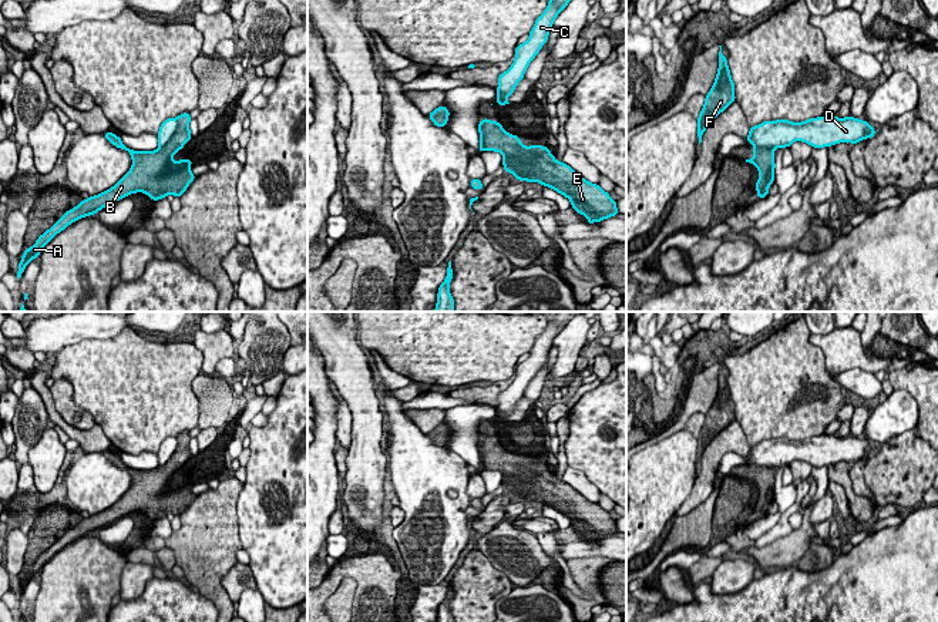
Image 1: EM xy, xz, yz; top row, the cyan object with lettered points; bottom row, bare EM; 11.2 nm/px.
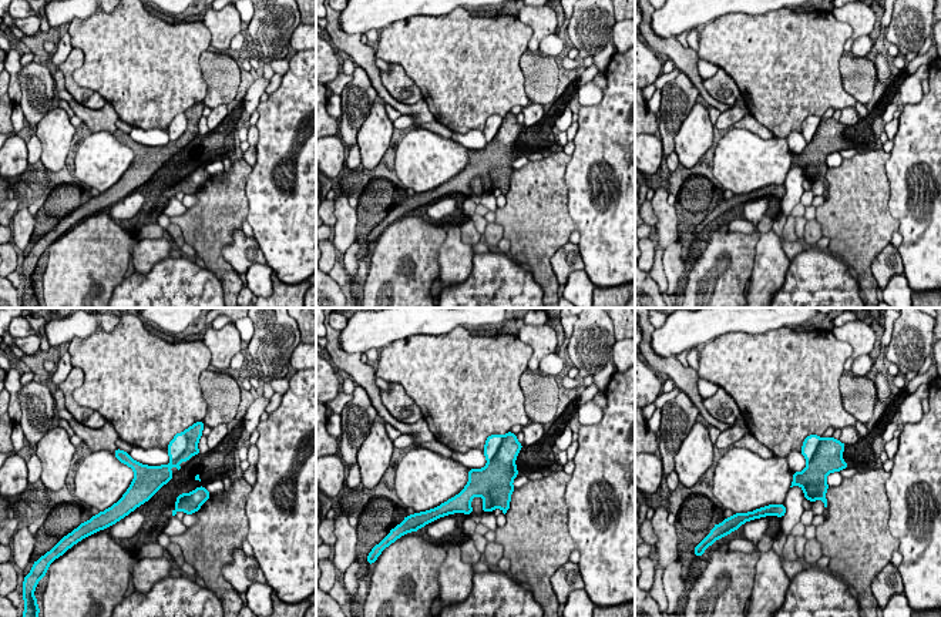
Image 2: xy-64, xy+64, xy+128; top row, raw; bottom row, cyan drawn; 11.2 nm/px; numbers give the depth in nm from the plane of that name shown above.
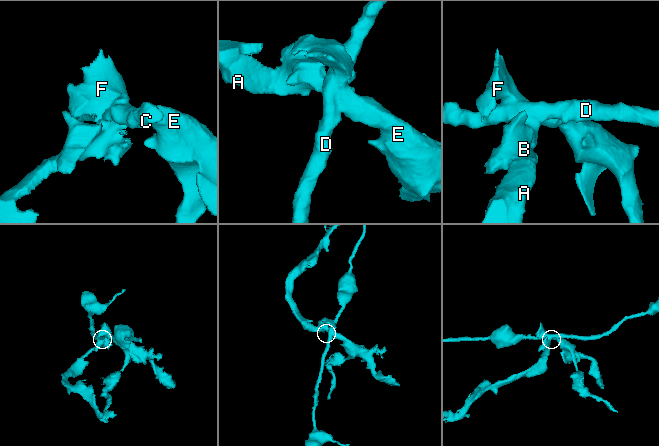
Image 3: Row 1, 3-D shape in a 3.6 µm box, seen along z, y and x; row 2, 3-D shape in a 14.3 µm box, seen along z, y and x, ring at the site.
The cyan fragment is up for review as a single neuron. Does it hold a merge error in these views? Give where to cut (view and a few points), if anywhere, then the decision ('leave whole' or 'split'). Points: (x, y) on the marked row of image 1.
cut in xy along (177, 118), (175, 133), (160, 147); split

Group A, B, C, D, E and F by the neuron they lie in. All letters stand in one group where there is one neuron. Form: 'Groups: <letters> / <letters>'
Groups: A B E F / C D

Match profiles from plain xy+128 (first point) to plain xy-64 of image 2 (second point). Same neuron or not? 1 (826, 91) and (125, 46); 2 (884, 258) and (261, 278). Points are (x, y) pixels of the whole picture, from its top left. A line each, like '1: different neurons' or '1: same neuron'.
1: same neuron
2: different neurons

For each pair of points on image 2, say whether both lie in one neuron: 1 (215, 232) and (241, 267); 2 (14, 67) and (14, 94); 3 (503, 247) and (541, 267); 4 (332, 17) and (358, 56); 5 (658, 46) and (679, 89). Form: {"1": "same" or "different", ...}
{"1": "different", "2": "same", "3": "different", "4": "same", "5": "different"}

